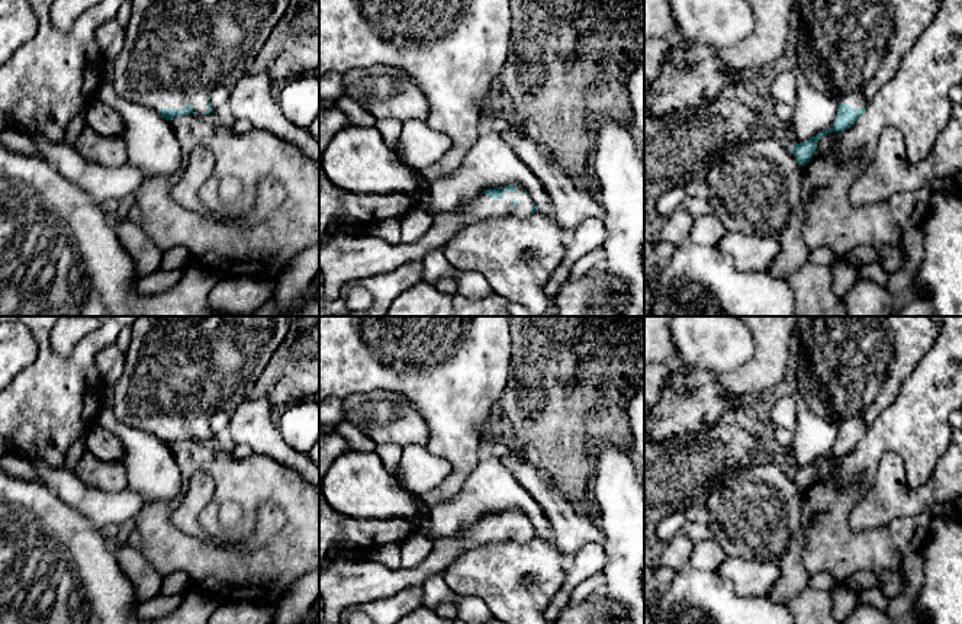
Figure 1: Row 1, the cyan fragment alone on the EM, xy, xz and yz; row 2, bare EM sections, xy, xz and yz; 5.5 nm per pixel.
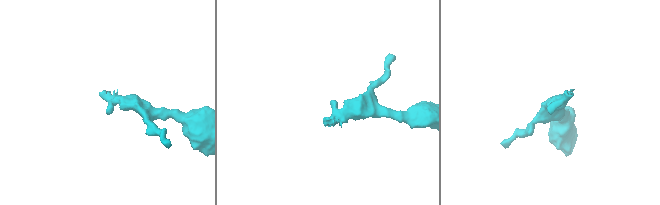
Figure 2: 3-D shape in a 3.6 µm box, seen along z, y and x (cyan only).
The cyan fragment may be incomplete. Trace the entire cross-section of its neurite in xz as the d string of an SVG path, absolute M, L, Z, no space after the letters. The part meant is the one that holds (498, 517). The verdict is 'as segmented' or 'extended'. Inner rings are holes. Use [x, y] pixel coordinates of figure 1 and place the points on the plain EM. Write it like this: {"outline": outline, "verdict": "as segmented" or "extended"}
{"outline": "M521 511L485 515L460 535L438 537L427 559L415 567L390 569L382 563L334 559L319 565L319 596L324 599L326 624L335 624L347 607L371 602L398 592L422 586L432 576L443 576L470 547L493 541L528 541L537 533Z", "verdict": "extended"}

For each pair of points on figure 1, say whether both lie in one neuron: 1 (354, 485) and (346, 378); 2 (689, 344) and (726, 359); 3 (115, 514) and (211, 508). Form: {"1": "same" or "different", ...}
{"1": "different", "2": "same", "3": "different"}

